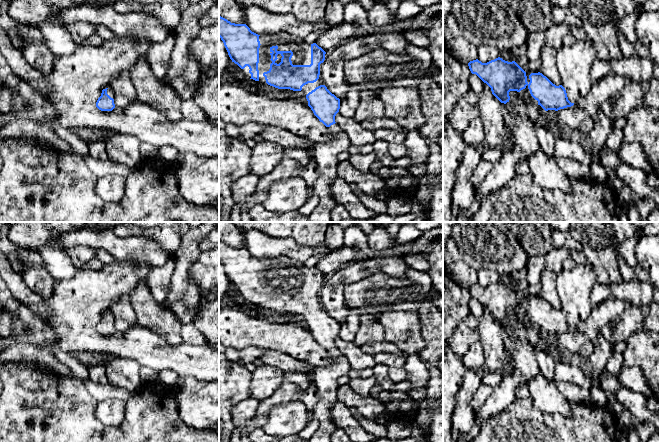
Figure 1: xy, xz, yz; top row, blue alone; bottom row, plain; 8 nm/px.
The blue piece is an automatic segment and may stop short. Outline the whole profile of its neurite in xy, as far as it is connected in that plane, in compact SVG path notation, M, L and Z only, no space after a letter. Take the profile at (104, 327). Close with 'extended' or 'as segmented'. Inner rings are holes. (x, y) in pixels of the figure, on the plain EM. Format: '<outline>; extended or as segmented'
M106 312L102 314L101 320L96 326L96 331L101 335L112 335L115 332L112 313Z; extended

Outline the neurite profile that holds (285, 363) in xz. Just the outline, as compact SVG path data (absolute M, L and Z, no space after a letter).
M266 349L260 360L271 367L274 367L286 373L304 373L307 374L310 369L305 366L305 363L298 361L289 355L280 351Z

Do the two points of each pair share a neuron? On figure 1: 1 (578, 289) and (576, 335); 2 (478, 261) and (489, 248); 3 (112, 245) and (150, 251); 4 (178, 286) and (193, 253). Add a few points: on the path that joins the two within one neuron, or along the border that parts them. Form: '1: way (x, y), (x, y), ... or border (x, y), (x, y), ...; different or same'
1: way (576, 300), (576, 324); same
2: way (479, 258), (486, 251); same
3: way (121, 248), (141, 249); same
4: way (180, 278), (185, 261); same

